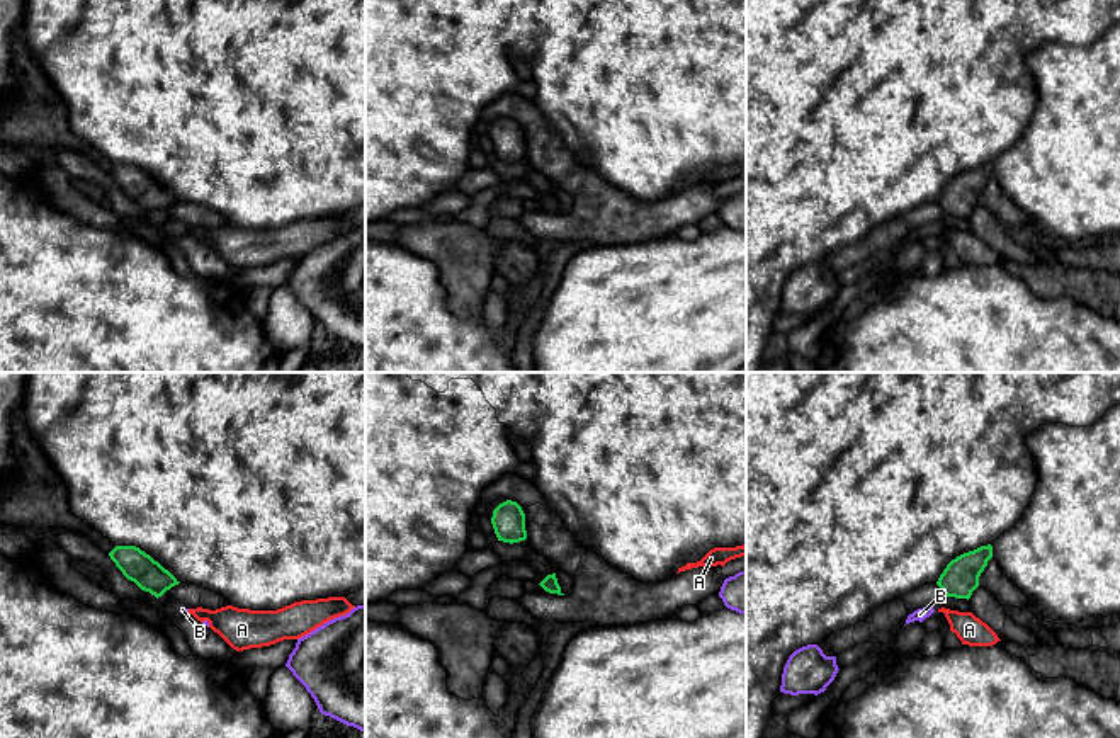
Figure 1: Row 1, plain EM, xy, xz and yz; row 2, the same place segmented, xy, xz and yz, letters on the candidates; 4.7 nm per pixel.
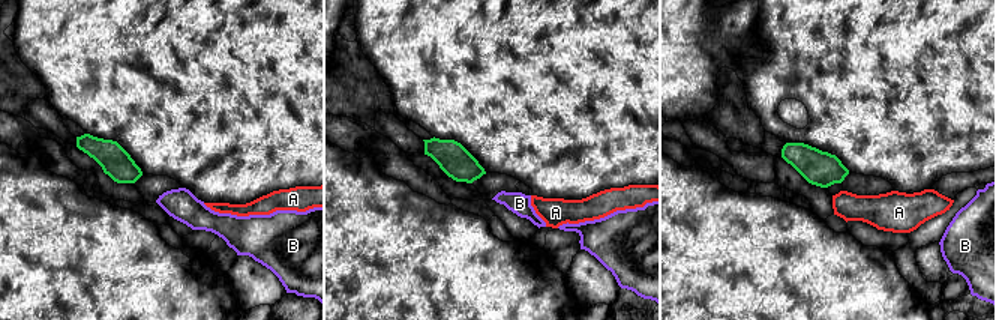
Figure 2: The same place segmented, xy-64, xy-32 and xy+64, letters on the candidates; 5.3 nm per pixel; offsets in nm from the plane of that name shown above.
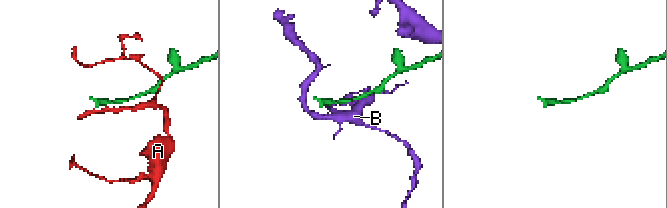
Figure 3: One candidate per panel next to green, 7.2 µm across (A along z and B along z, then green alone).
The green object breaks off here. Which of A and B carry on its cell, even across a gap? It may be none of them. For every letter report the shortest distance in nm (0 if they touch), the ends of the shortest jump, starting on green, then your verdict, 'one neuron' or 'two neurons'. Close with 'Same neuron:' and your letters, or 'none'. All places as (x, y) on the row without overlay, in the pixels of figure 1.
A: gap 60 nm; span yz (947, 215), (944, 227); two neurons
B: gap 90 nm; span yz (945, 213), (932, 227); two neurons
Same neuron: none

